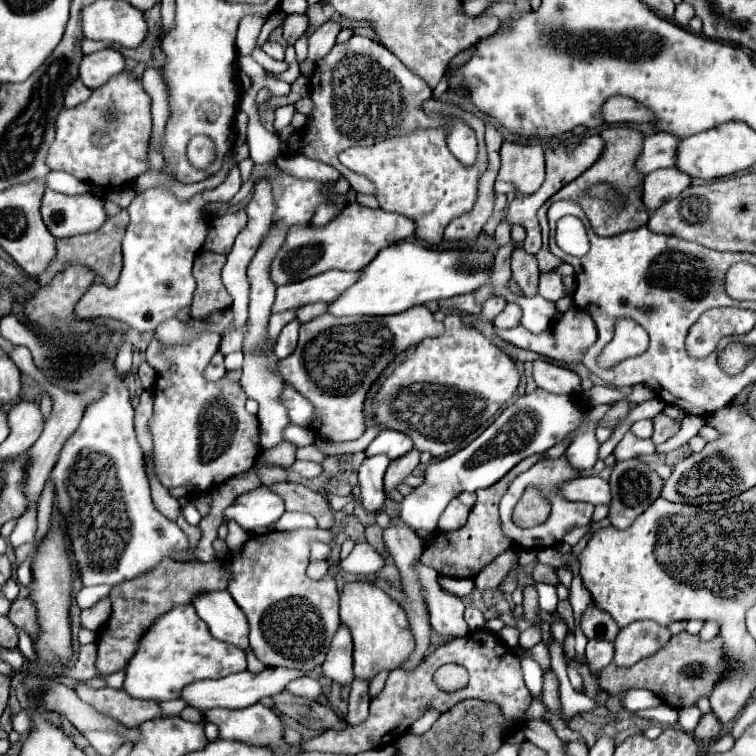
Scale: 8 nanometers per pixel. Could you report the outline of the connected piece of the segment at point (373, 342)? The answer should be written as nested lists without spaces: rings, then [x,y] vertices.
[[[414,306],[402,314],[382,316],[382,318],[338,318],[332,314],[322,314],[302,324],[298,346],[288,358],[278,360],[278,372],[282,372],[282,378],[290,382],[306,400],[312,402],[316,410],[316,436],[318,438],[332,440],[332,442],[350,442],[350,440],[360,438],[362,432],[366,430],[364,398],[370,386],[384,372],[384,368],[400,352],[416,346],[424,338],[442,336],[442,330],[444,330],[442,322],[434,322],[432,312],[426,306]]]

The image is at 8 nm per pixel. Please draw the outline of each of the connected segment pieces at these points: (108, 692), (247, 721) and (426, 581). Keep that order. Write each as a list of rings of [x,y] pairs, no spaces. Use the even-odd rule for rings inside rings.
[[[78,684],[76,694],[80,696],[80,700],[96,708],[100,714],[114,718],[126,728],[138,728],[146,720],[154,720],[160,716],[164,718],[164,712],[156,702],[132,698],[124,690],[114,690],[114,688],[96,690],[86,684]]]
[[[260,702],[242,710],[204,710],[202,712],[206,722],[214,722],[220,728],[220,738],[228,740],[240,740],[246,744],[256,744],[256,746],[270,746],[270,748],[280,748],[284,744],[282,740],[282,730],[284,724],[280,722],[278,714]]]
[[[416,562],[416,574],[424,590],[424,602],[428,608],[432,628],[446,638],[466,636],[470,628],[464,620],[464,602],[458,596],[440,588],[438,572],[434,568]]]

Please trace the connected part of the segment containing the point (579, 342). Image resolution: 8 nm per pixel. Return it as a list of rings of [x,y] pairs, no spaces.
[[[570,308],[568,312],[564,312],[556,322],[554,322],[554,328],[548,328],[540,334],[534,334],[530,330],[526,330],[524,326],[516,326],[516,328],[496,328],[494,326],[494,334],[518,348],[524,348],[524,350],[532,350],[540,356],[546,356],[546,358],[552,358],[552,360],[558,360],[558,362],[566,362],[566,364],[576,364],[576,362],[582,362],[582,354],[596,342],[596,326],[594,326],[594,320],[590,318],[590,314],[586,310],[580,310],[580,308]]]

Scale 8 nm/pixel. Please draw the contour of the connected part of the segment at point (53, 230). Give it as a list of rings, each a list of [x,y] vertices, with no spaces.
[[[46,188],[44,192],[40,214],[46,228],[56,238],[94,232],[106,220],[106,212],[100,198],[92,194],[68,196],[50,188]]]

